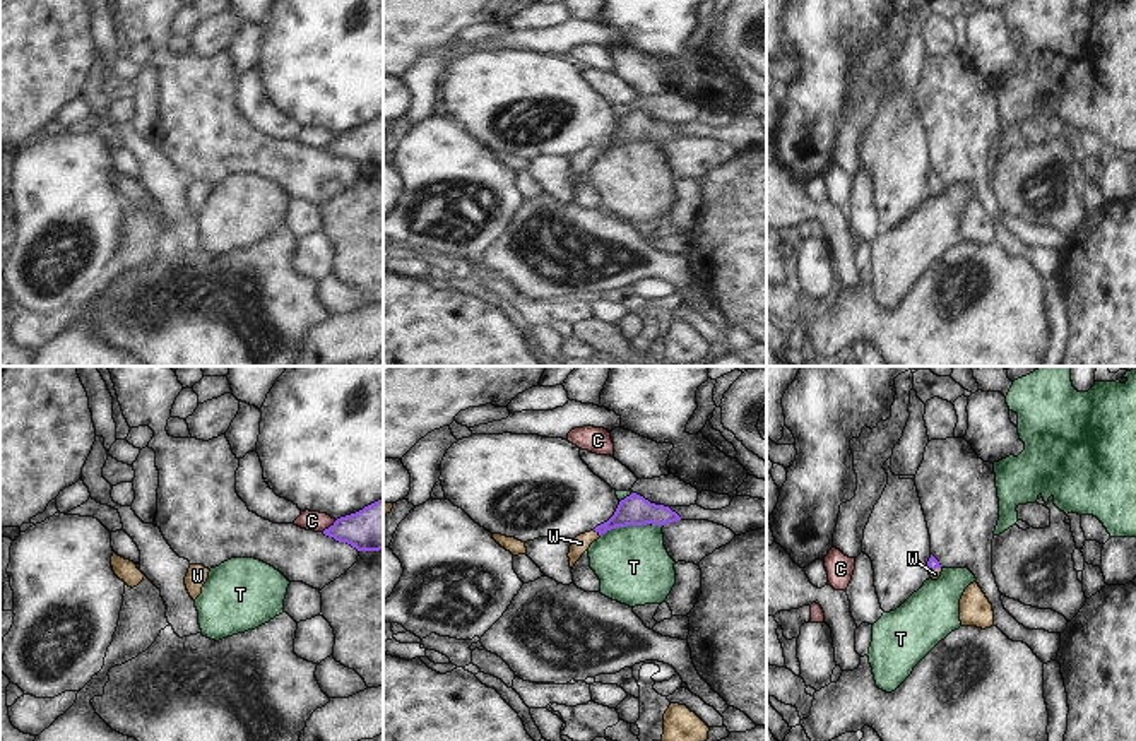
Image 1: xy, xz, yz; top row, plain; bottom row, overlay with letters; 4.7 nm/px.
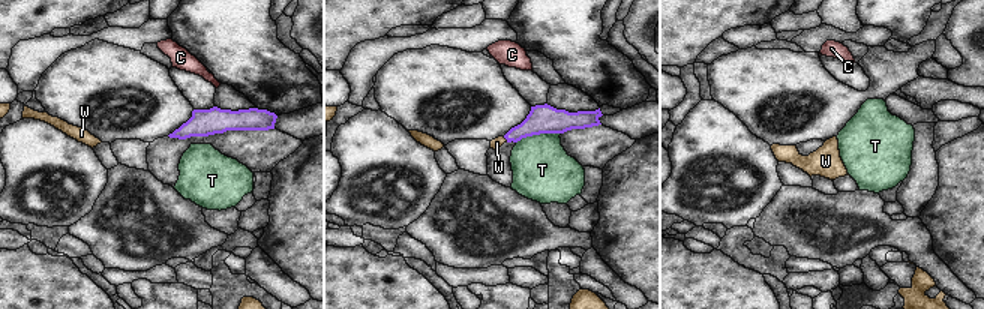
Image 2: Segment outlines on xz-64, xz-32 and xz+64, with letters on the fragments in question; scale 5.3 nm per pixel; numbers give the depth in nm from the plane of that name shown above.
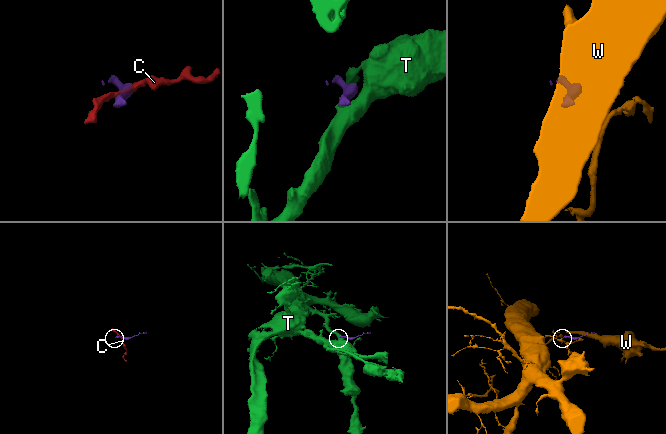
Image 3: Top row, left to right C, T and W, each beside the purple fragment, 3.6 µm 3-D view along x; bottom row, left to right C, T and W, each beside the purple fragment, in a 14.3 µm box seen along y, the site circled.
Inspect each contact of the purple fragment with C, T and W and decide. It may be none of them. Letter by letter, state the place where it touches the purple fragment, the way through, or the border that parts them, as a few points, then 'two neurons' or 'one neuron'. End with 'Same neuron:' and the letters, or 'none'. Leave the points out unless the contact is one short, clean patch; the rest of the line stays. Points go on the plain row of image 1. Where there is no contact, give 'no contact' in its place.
C: contact xy (331, 142); border xy (336, 137), (322, 148); two neurons
T: contact xz (632, 141); border xz (662, 141), (616, 142), (601, 153); two neurons
W: contact xz (596, 148); way xz (633, 127), (596, 148), (580, 160); one neuron
Same neuron: W

